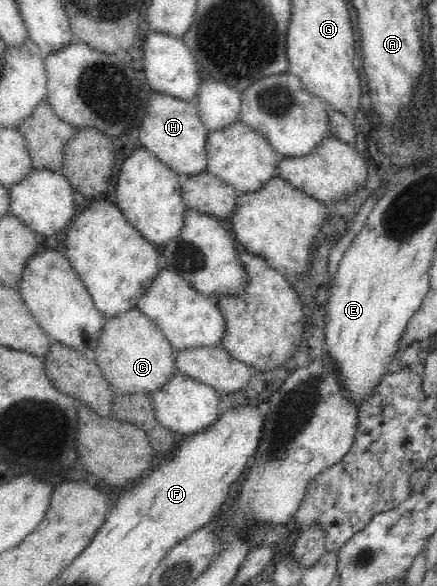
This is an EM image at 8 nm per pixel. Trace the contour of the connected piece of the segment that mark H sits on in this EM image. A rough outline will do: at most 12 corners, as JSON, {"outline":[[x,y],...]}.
{"outline":[[153,93],[143,147],[176,174],[206,171],[197,102]]}

